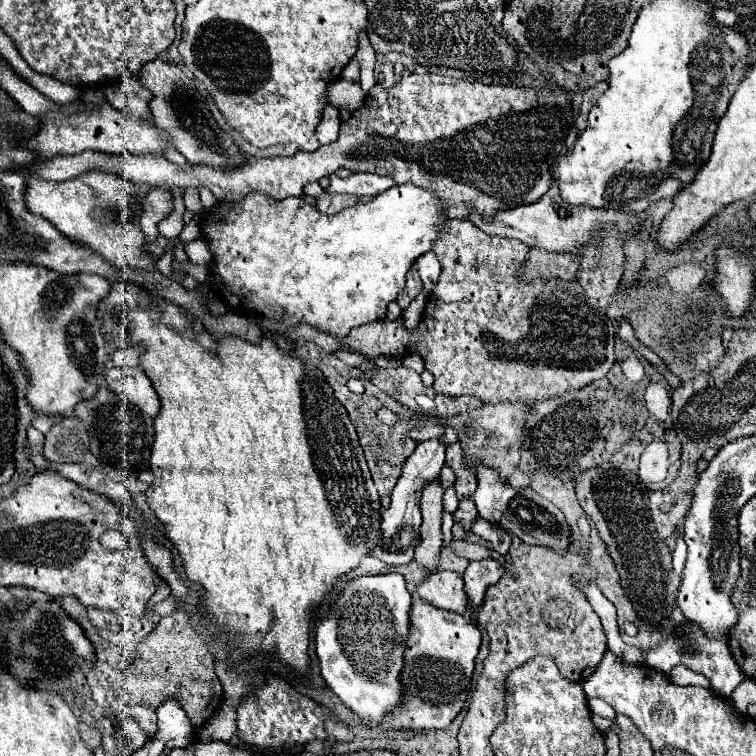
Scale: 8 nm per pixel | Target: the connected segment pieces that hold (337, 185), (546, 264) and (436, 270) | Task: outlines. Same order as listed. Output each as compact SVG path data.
M356 172L348 178L340 176L330 176L330 186L326 192L330 194L354 194L354 196L378 196L392 188L396 182L390 176L378 176L378 174L366 174L366 172Z
M530 248L528 258L522 264L522 280L532 278L562 278L572 280L580 270L580 256L574 252L546 252L540 248Z
M424 252L418 260L416 260L416 270L424 282L426 290L432 290L434 284L438 282L440 276L440 262L434 256L434 252Z

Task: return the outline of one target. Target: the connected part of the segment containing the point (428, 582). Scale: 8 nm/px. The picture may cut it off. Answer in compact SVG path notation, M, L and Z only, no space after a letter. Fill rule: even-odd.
M438 570L426 576L424 582L418 586L418 594L422 600L442 610L458 614L466 614L470 610L470 606L466 604L464 580L458 572L452 570Z

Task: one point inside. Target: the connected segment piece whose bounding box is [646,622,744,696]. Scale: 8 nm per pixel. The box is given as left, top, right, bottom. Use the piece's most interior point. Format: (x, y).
(688, 646)

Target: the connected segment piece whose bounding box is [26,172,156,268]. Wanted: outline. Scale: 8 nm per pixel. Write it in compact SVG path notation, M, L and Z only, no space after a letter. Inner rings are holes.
M86 172L66 182L48 182L40 180L38 176L30 176L26 188L26 204L30 212L50 220L68 238L78 240L80 244L88 244L110 264L118 268L156 268L156 260L146 252L146 240L136 220L124 226L106 226L100 220L92 218L94 208L120 208L120 204L130 204L138 200L142 200L142 192L138 186L126 182L120 176L104 172Z

